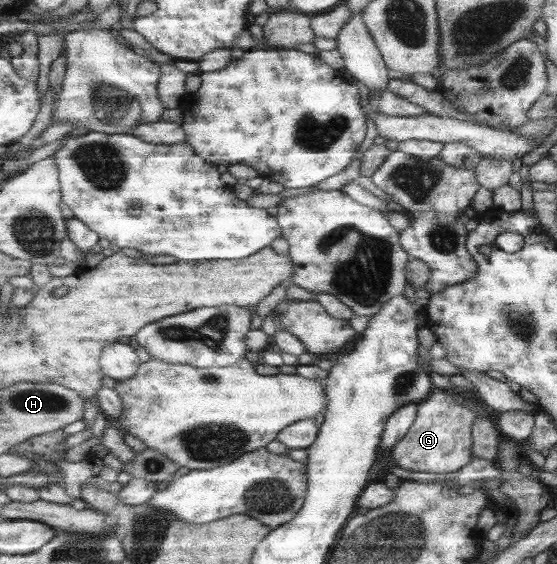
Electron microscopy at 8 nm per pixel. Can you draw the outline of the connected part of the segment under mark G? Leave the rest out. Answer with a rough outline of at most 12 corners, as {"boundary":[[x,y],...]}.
{"boundary":[[433,387],[391,448],[395,467],[451,473],[472,460],[477,412]]}

